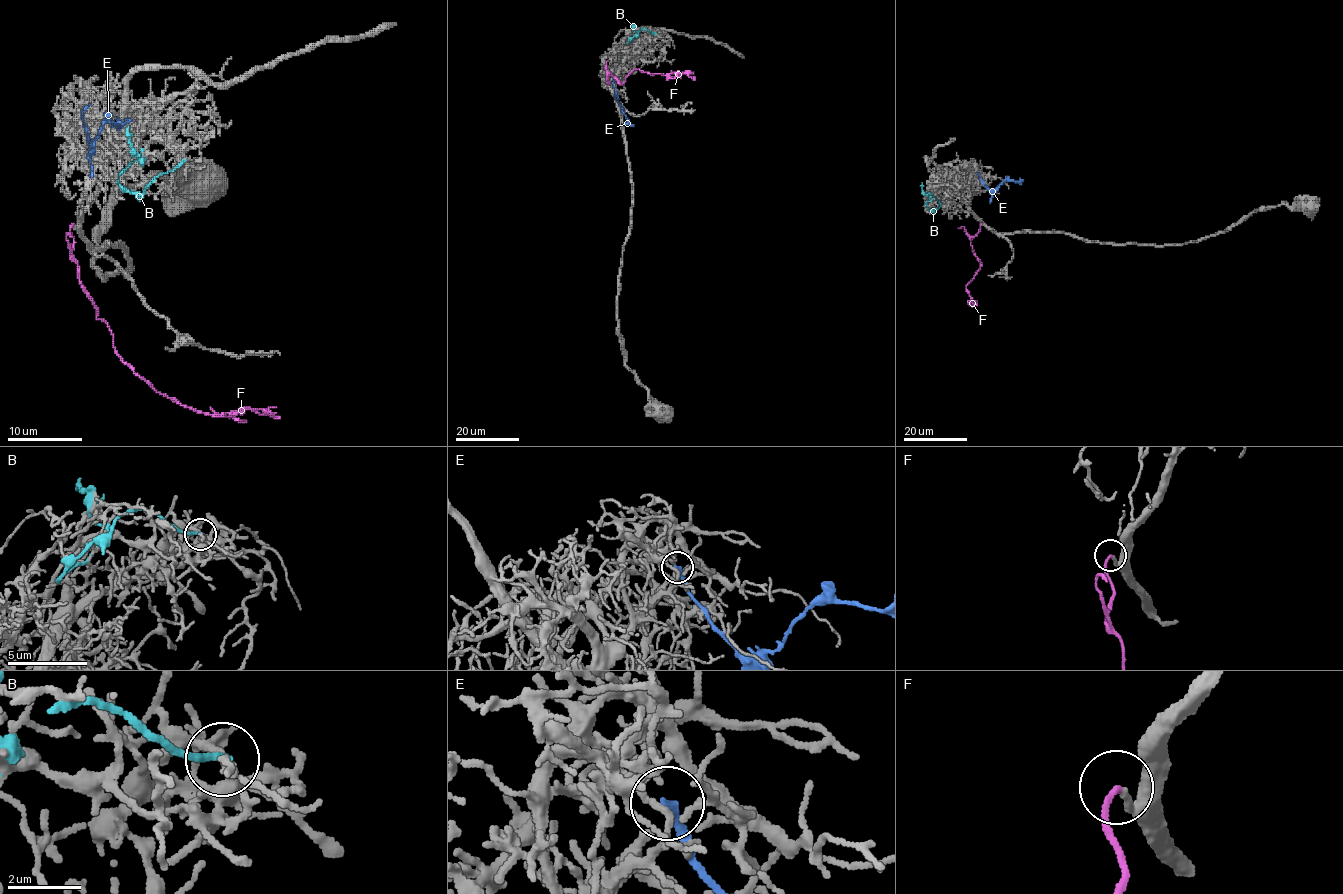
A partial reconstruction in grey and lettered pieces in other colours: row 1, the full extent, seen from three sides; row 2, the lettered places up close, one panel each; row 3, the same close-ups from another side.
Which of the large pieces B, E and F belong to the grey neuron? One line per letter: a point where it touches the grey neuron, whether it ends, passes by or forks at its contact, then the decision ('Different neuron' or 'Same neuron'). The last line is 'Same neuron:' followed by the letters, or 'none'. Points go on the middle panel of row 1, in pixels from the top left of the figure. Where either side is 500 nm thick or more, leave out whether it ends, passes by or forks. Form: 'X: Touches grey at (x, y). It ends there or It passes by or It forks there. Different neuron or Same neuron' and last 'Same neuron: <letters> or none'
B: Touches grey at (655, 34). It ends there. Different neuron
E: Touches grey at (614, 80). It ends there. Different neuron
F: Touches grey at (608, 84). It ends there. Same neuron
Same neuron: F

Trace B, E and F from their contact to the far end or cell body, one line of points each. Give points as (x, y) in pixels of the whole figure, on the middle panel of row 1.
B: (655, 34), (641, 29), (627, 42), (636, 35), (631, 24)
E: (615, 80), (612, 85), (615, 98), (633, 125)
F: (608, 84), (610, 73), (622, 84), (635, 69), (663, 75), (679, 72), (695, 80)

